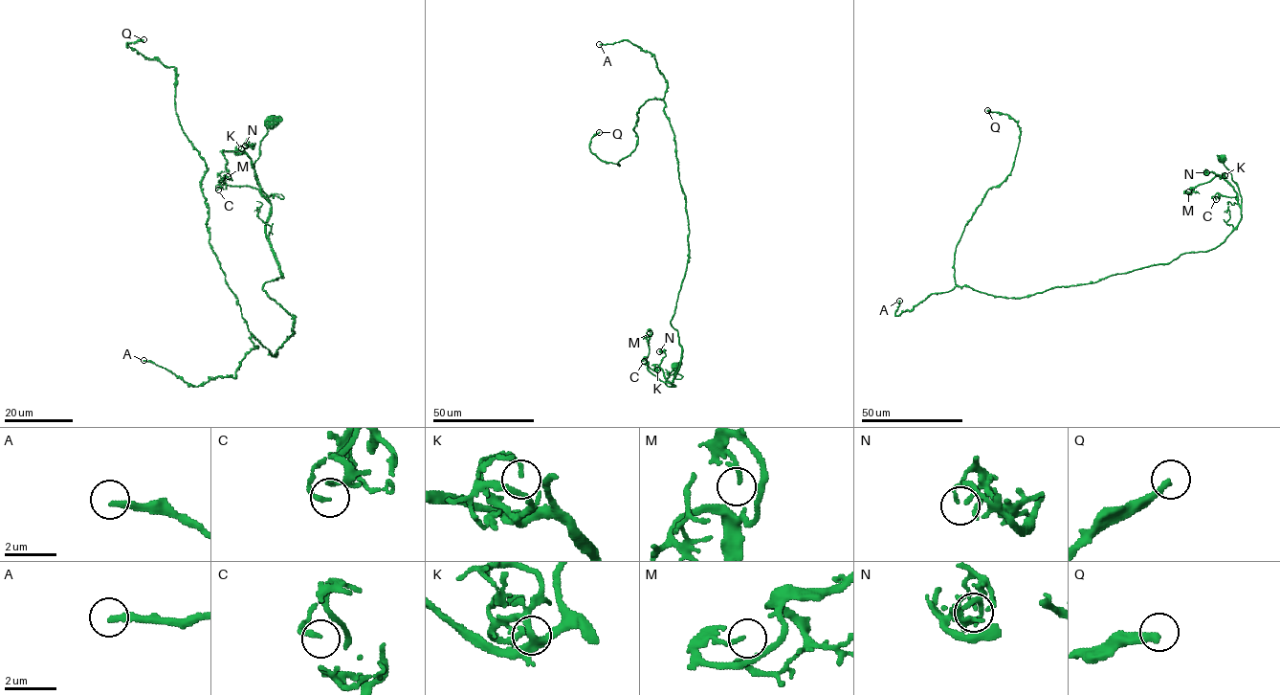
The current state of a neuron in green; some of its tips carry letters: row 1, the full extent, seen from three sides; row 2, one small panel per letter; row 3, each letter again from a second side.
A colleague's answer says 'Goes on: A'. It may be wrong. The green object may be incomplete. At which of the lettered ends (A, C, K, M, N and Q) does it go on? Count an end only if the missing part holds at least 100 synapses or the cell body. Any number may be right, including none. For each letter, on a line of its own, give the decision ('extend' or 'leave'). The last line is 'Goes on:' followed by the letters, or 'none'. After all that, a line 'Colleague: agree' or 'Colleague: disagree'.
A: extend
C: leave
K: leave
M: leave
N: leave
Q: leave
Goes on: A
Colleague: agree

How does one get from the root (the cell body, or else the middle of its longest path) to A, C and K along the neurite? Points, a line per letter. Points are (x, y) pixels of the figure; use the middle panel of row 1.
A: (675, 367), (669, 387), (689, 229), (667, 80), (650, 52), (599, 44)
C: (675, 367), (666, 381), (669, 387), (673, 385), (652, 374), (644, 361)
K: (675, 367), (666, 381), (668, 386), (673, 387), (663, 371), (657, 369)

